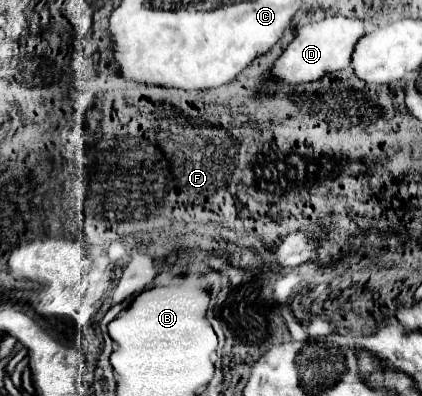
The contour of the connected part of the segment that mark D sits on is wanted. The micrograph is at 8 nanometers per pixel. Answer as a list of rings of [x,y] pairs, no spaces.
[[[329,16],[319,22],[311,22],[303,26],[295,40],[287,46],[287,50],[281,54],[281,58],[273,66],[273,76],[279,80],[285,80],[289,84],[301,84],[301,82],[313,82],[329,72],[343,70],[353,60],[353,50],[357,42],[367,34],[365,22],[359,18],[347,18],[347,16]]]

